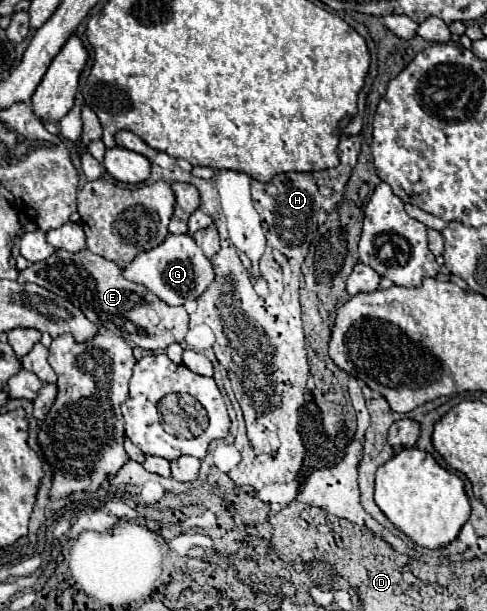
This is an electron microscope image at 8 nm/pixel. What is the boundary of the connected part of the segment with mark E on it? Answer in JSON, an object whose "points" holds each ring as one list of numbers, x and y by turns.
{"points":[[87,248,75,254,55,250,51,258,21,270,17,282,35,282,53,294,67,298,71,304,79,306,91,322,145,350,165,350,173,342,181,344,187,336,189,314,183,306,167,306,165,302,159,302,159,298,155,298,155,294,151,294,145,286,127,282,127,278,119,274,119,264,105,260]]}

